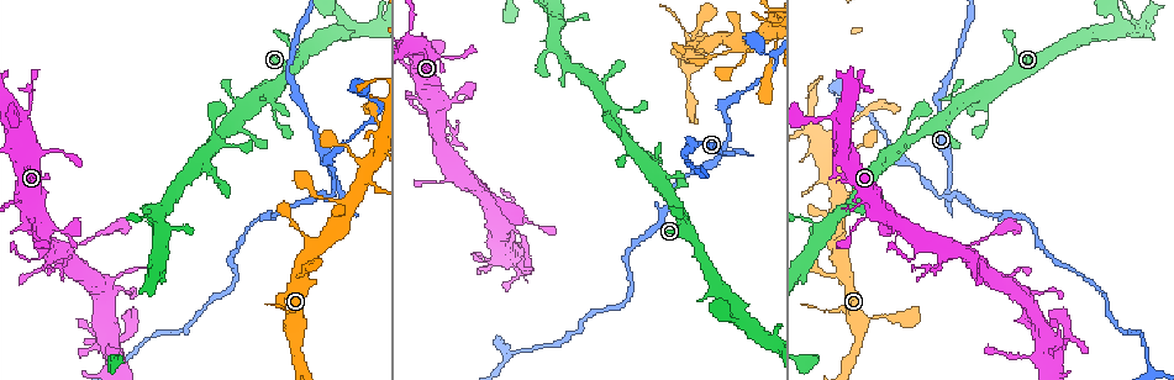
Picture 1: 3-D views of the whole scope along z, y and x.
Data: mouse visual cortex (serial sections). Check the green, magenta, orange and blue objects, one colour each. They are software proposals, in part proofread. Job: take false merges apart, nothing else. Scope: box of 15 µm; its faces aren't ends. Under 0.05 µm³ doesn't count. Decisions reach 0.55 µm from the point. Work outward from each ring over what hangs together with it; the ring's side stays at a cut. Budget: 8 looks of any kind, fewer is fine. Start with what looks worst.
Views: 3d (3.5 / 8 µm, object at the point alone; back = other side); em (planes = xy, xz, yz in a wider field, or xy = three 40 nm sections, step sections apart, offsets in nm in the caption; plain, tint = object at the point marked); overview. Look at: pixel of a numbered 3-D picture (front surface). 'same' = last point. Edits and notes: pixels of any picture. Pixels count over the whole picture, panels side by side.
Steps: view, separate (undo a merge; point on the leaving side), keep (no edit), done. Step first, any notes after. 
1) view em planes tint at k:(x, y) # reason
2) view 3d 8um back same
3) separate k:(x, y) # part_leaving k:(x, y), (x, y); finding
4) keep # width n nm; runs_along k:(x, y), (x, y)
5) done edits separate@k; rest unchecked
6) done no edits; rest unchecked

view 3d 3.5um at 1:(726, 149) # arms part here

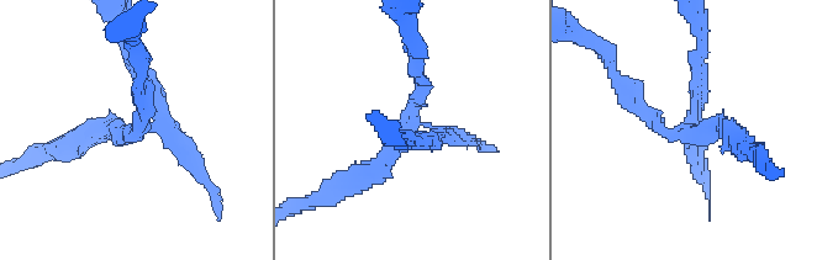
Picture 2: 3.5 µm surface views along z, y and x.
view em xy step 1 tint at 2:(414, 124)

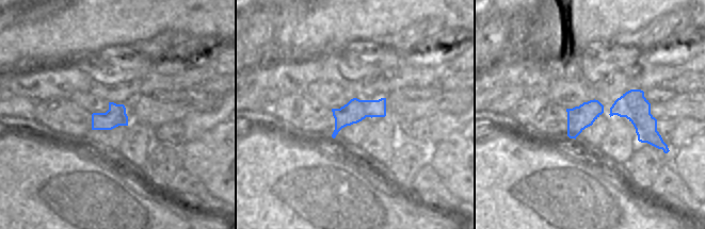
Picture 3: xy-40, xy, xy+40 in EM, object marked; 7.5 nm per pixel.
view em xy step 5 tint same

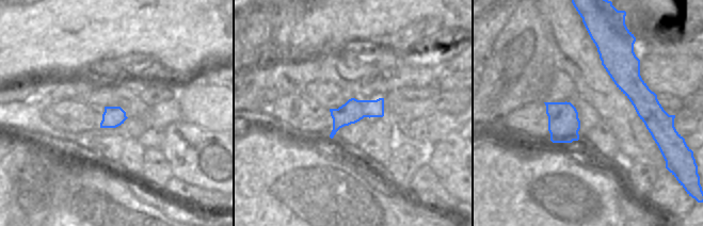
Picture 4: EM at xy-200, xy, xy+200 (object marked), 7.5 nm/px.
separate 2:(145, 117) # part_leaving 2:(145, 126), (99, 126), (57, 148); two cells meet here

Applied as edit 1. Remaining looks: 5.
view overview # redraw

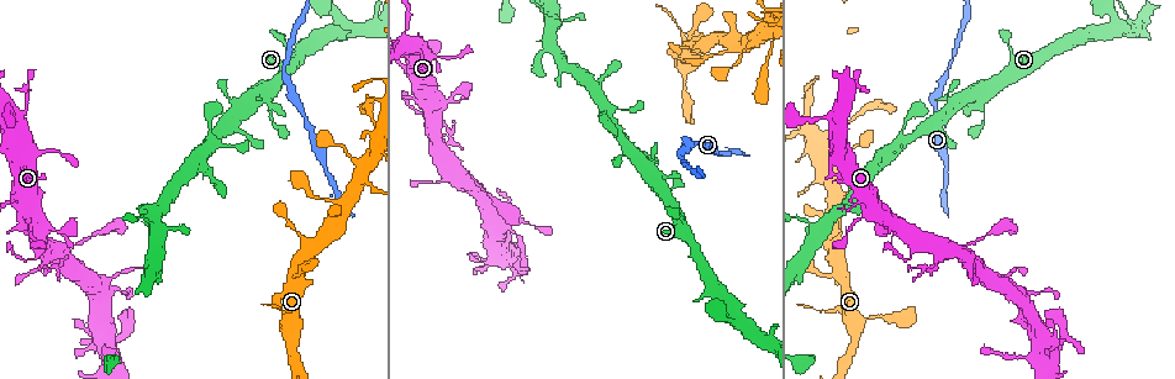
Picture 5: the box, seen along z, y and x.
view 3d 3.5um at 5:(214, 138) # looks like a crossing

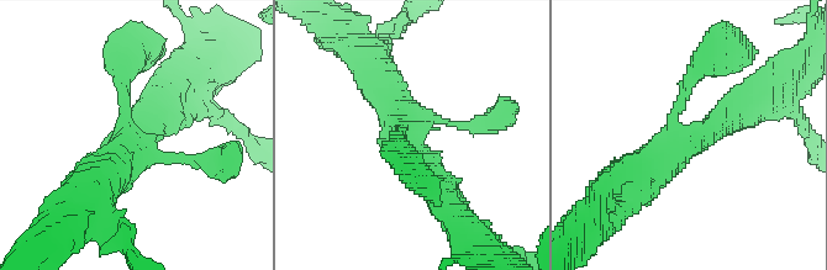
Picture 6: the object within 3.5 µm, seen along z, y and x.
view em xy step 2 tint at 6:(689, 137) # arms 4; arm_widths 100, 150, 300, 350 nm

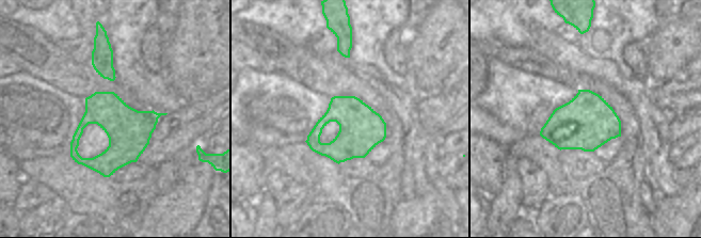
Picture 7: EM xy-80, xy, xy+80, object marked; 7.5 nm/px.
keep # width 340 nm; runs_along 6:(747, 101), (704, 136), (625, 170); one cell here

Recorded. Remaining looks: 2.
view 3d 8um at 5:(368, 182) # thick turns thin

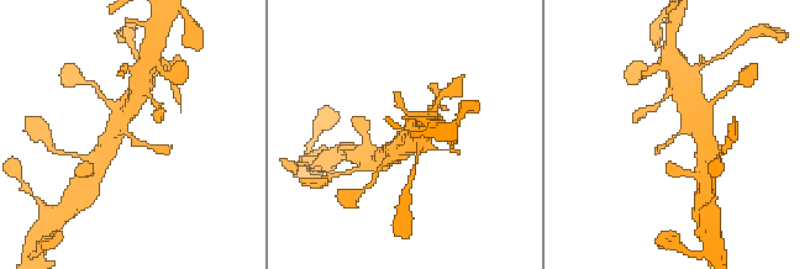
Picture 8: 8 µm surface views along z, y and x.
view em xy step 3 tint at 8:(127, 133)

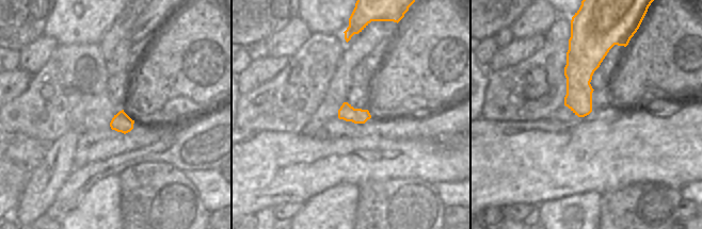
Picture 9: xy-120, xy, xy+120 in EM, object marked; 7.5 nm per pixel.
keep # arm_widths 150, 500 nm; one cell here

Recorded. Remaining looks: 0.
done edits separate@2; rest unchecked

